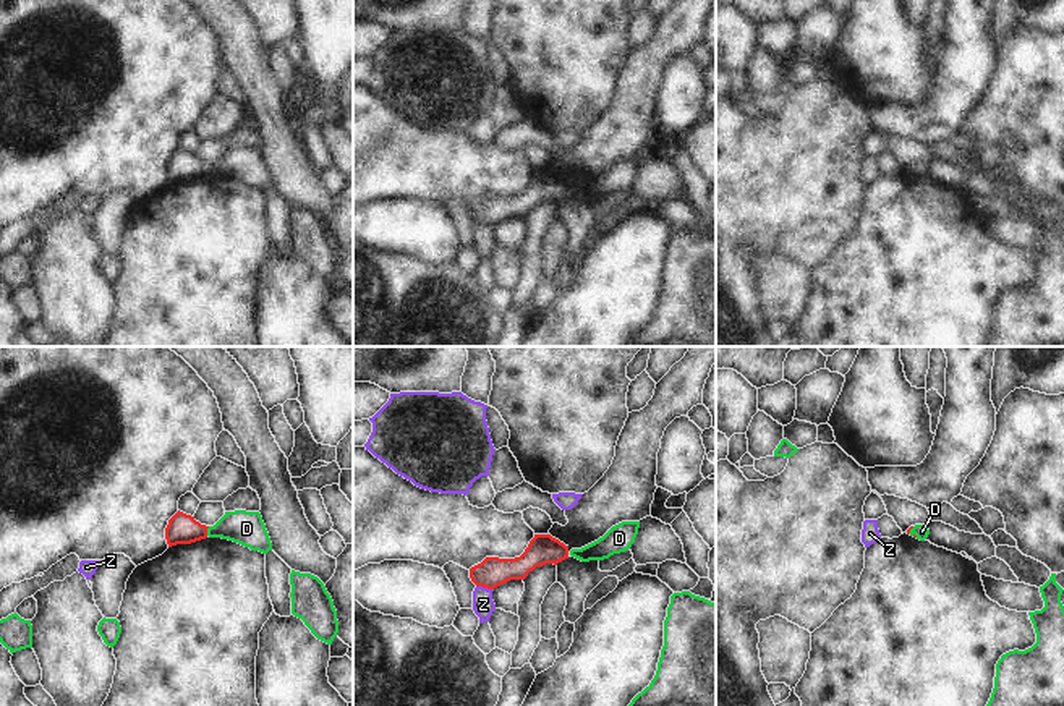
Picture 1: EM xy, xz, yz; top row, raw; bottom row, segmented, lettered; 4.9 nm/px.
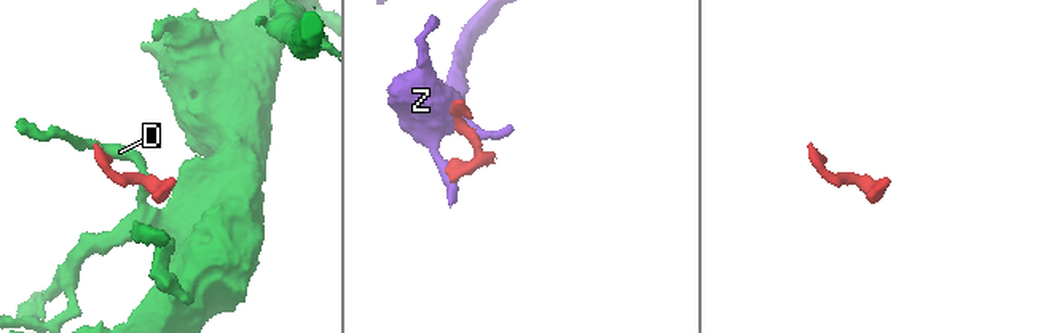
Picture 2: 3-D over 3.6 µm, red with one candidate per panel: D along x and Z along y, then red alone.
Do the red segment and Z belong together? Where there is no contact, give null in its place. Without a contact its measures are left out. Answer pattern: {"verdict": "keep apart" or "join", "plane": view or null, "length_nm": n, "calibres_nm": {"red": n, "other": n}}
{"verdict": "keep apart", "plane": "xz", "length_nm": 80, "calibres_nm": {"red": 150, "other": 110}}

